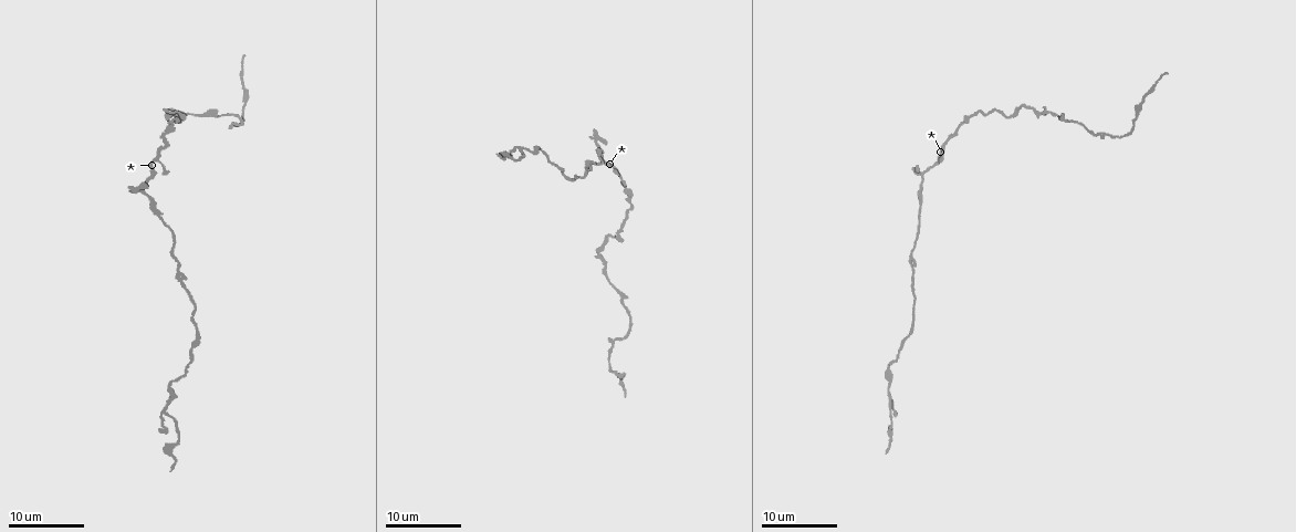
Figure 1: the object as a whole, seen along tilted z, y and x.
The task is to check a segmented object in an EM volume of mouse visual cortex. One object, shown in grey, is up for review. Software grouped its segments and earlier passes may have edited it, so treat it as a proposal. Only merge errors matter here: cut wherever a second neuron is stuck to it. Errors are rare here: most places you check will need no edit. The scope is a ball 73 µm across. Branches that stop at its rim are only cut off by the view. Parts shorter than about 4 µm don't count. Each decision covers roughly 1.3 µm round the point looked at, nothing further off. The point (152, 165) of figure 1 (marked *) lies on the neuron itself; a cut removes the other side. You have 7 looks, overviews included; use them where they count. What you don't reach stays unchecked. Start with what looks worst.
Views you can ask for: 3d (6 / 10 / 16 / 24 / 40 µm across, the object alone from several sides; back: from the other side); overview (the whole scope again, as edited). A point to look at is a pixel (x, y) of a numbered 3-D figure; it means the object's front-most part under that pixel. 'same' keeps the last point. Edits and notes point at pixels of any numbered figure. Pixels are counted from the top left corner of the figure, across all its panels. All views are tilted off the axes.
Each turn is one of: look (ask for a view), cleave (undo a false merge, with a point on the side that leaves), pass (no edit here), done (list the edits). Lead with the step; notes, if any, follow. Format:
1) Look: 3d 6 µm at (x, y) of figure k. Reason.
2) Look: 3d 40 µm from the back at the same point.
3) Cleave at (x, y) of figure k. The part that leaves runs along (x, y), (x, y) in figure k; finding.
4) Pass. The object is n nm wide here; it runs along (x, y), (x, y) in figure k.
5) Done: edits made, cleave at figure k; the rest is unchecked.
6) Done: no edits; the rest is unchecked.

Look: 3d 10 µm at (913, 318) of figure 1. Thick turns thin.

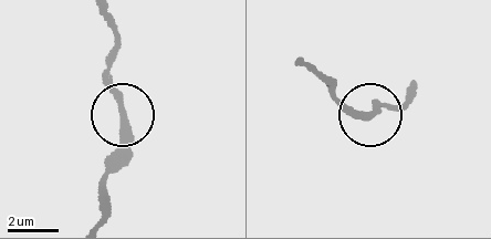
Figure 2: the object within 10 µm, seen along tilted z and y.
Look: 3d 10 µm from the back at (124, 117) of figure 2.

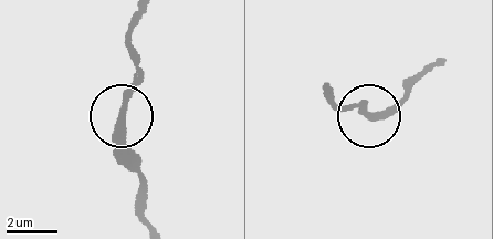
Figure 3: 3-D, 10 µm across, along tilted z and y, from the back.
Pass. It runs along (137, 13), (132, 26), (132, 89), (117, 120), (126, 169) in figure 3; all the same neuron.

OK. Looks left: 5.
Look: 3d 16 µm at (623, 302) of figure 1. Two arms in line, one across.

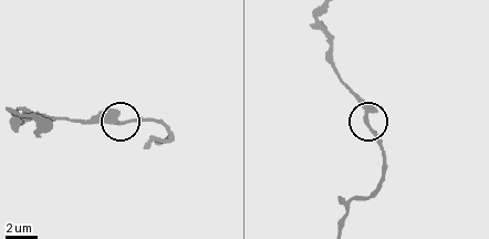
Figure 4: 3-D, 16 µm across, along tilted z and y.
Look: 3d 6 µm at (368, 118) of figure 4.

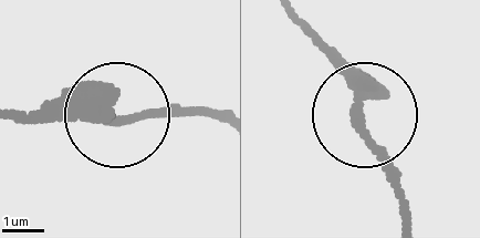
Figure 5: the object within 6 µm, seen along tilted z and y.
Pass. The object is 250 nm wide here; it runs along (299, 18), (353, 84), (371, 149), (410, 211) in figure 5; continuous, no second neuron.

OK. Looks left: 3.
Look: 3d 16 µm at (887, 364) of figure 1. Calibre changes.

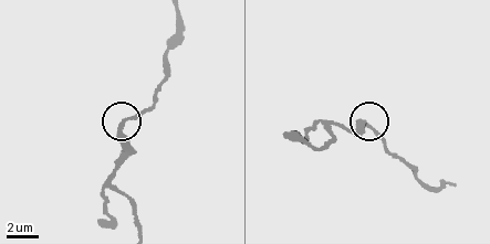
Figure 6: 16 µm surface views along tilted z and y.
Look: 3d 16 µm from the back at (120, 123) of figure 6. From behind.

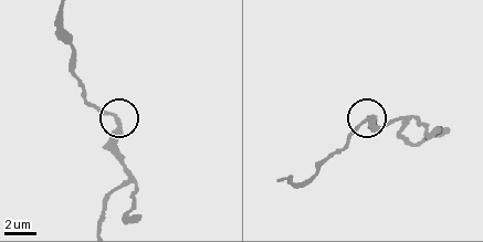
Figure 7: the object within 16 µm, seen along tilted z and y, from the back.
Pass. It runs along (63, 12), (64, 37), (81, 91), (119, 120), (117, 154) in figure 7; one neuron here.

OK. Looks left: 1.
Done: no edits; the rest is unchecked.

